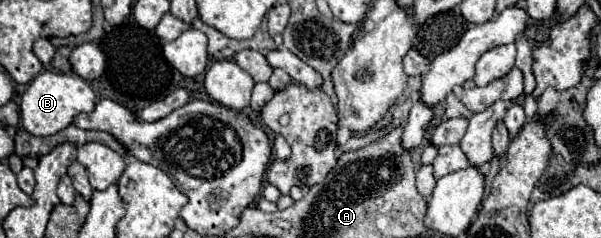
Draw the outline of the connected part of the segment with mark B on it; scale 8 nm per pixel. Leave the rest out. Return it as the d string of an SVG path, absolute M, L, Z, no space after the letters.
M44 71L40 73L22 95L20 103L20 115L22 115L22 127L36 137L48 137L56 135L58 131L66 129L74 123L74 117L80 113L90 113L96 107L96 97L88 81L84 81L78 75L64 75L58 71Z

